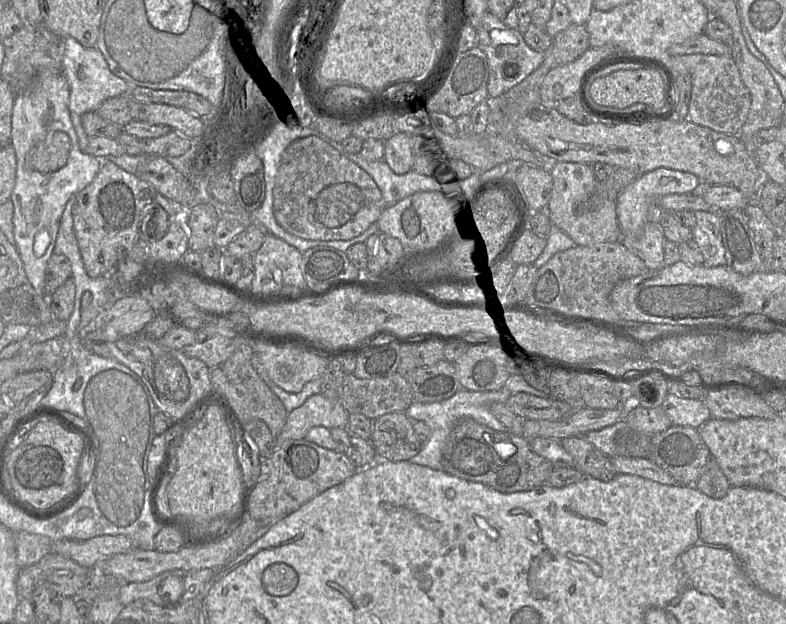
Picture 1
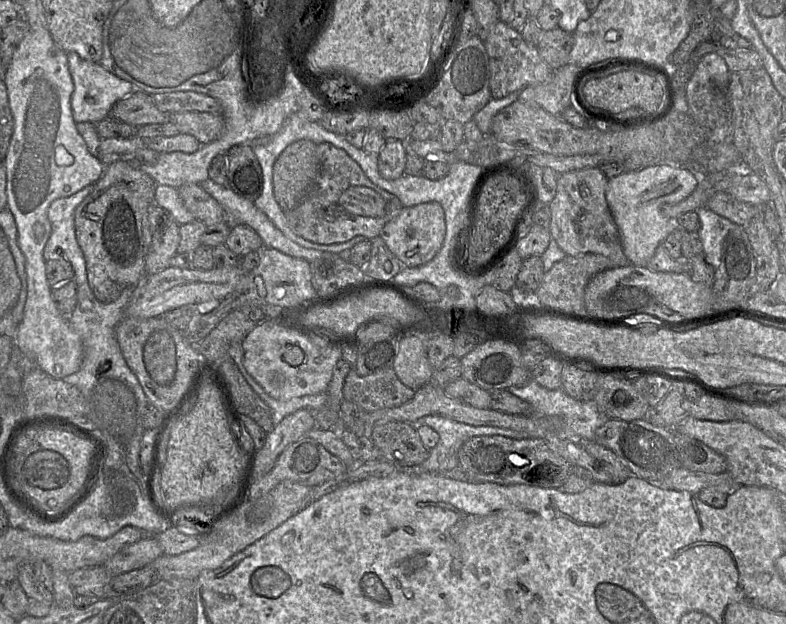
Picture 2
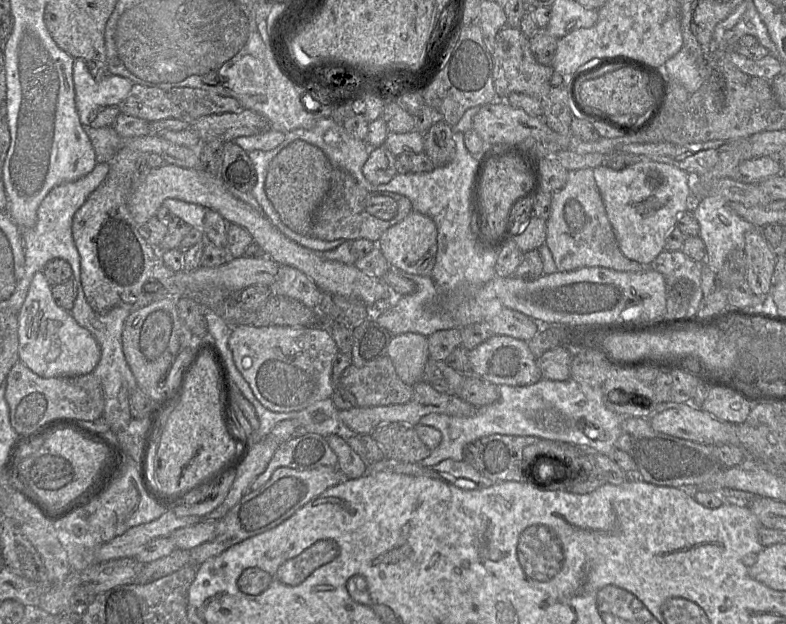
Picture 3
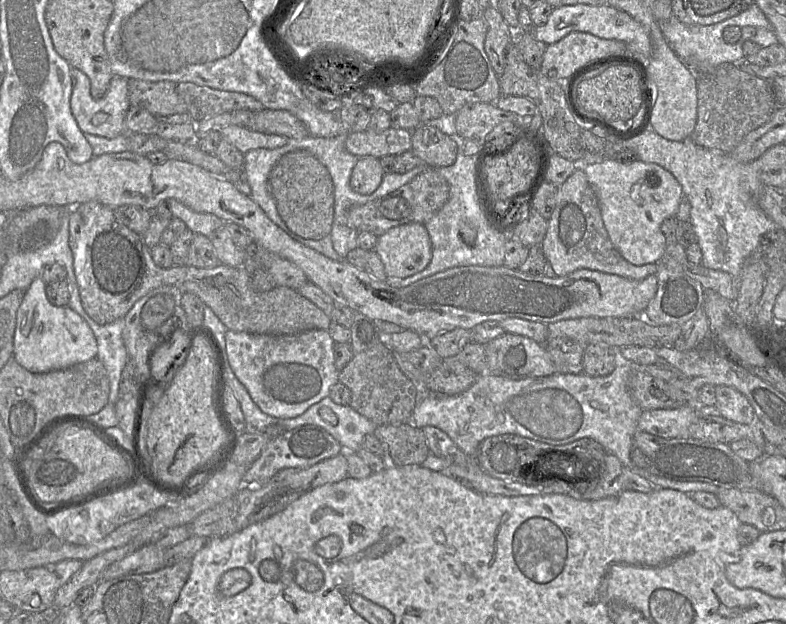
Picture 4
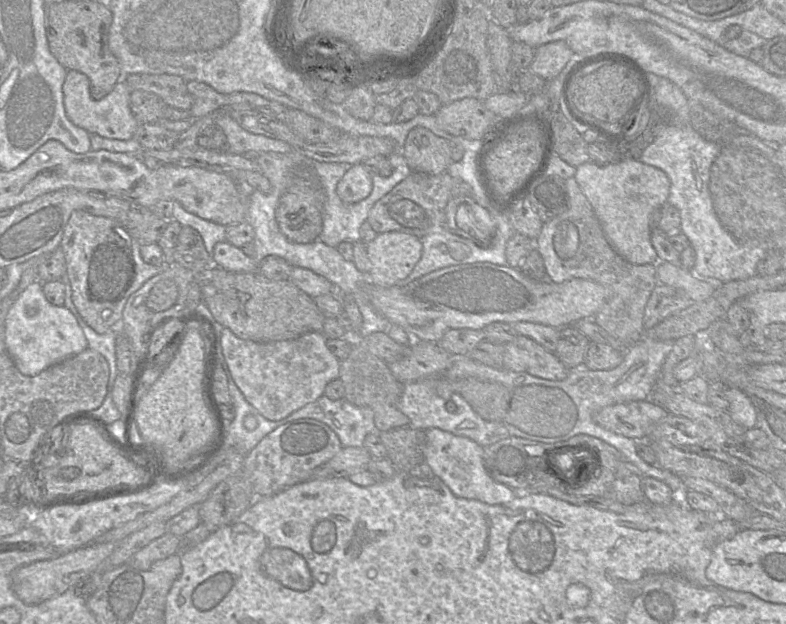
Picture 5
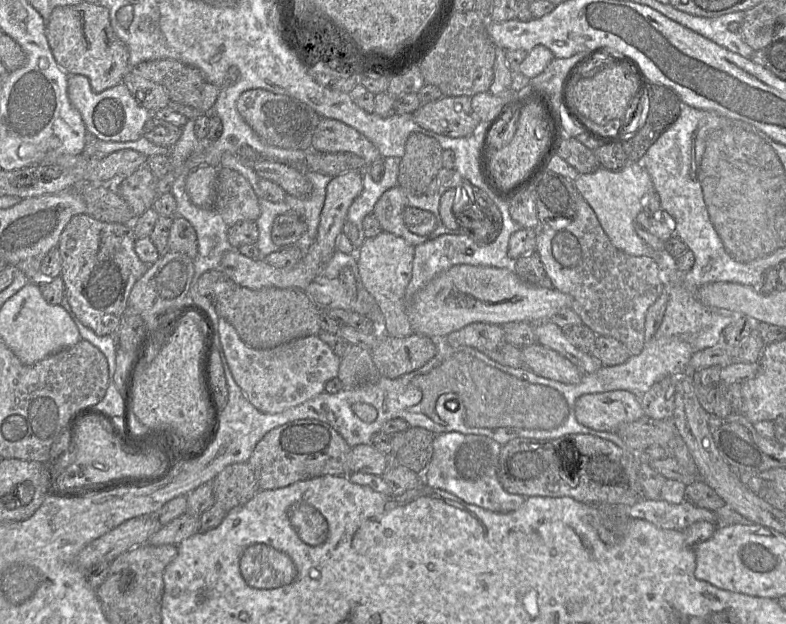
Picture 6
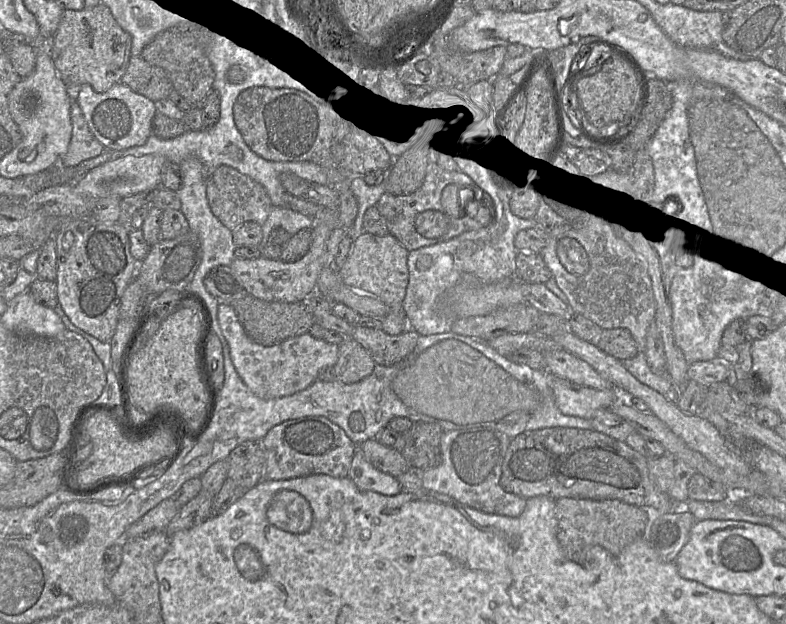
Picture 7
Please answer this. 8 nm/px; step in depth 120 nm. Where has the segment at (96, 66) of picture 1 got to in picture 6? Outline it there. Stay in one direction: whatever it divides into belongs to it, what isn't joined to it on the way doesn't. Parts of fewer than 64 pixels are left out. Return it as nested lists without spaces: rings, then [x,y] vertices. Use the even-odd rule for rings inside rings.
[[[74,74],[68,77],[67,92],[71,104],[80,113],[87,131],[99,140],[136,141],[143,136],[144,125],[153,116],[136,101],[123,83],[100,93],[95,93],[91,88],[90,80],[86,76]]]

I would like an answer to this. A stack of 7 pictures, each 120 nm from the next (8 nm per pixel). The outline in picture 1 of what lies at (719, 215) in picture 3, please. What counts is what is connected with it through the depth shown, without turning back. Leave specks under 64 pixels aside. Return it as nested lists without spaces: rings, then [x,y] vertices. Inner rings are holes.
[[[694,211],[696,225],[692,228],[693,240],[699,246],[708,267],[725,266],[725,248],[720,232],[720,218],[716,213]]]

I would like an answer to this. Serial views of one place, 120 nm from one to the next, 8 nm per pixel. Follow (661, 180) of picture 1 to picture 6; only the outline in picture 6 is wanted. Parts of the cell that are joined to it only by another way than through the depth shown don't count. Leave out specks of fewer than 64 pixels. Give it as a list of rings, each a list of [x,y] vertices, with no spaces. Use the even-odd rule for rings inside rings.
[[[628,163],[617,171],[599,167],[592,173],[579,174],[574,184],[591,206],[602,229],[617,249],[631,256],[654,258],[656,251],[644,243],[634,228],[634,220],[643,211],[646,196],[654,189],[652,179],[644,168],[638,163]]]

